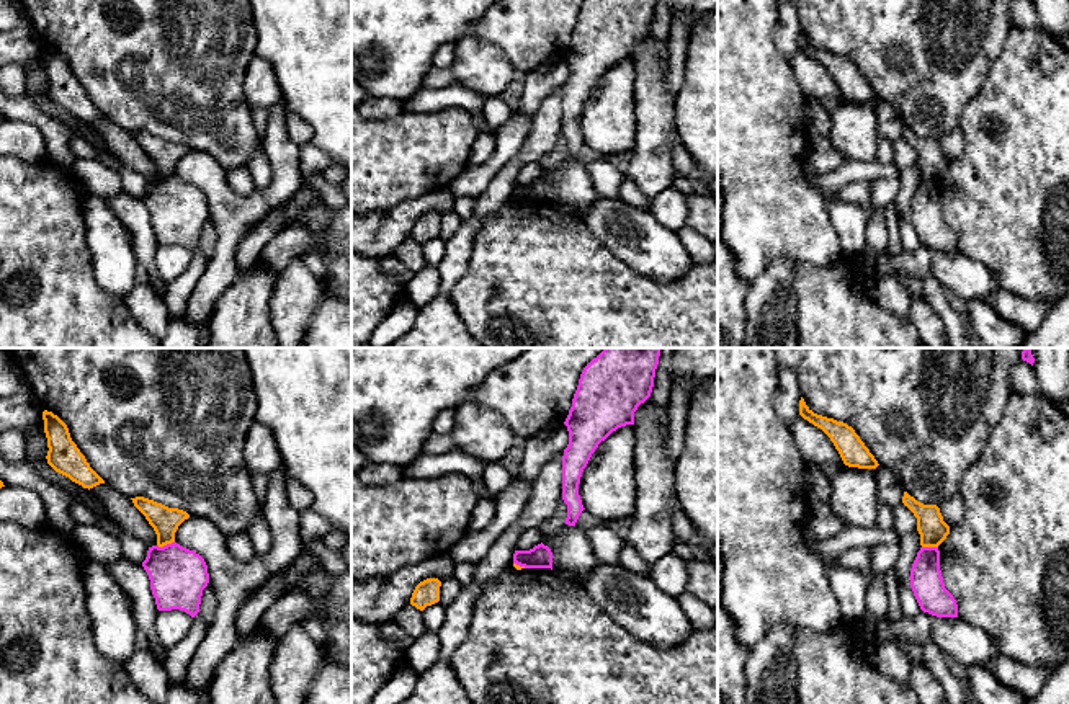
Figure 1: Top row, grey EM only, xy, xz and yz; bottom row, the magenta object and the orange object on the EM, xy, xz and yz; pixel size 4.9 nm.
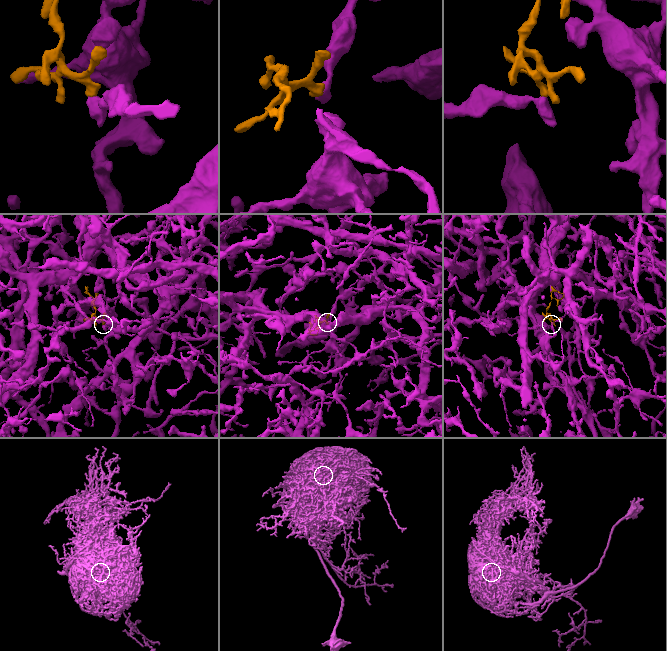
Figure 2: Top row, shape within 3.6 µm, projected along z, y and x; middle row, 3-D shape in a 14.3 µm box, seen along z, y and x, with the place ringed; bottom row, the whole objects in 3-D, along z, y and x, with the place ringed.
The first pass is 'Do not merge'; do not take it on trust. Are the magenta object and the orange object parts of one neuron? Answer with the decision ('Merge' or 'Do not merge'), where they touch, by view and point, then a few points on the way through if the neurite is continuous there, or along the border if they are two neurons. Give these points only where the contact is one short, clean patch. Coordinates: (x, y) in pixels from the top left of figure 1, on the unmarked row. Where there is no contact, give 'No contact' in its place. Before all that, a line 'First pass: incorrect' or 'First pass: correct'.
First pass: correct
Do not merge. Touches magenta at xy (167, 178)

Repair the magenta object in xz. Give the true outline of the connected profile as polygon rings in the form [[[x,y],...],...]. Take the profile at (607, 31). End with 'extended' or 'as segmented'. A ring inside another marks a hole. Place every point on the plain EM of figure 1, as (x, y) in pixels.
[[[585,0],[572,41],[564,56],[569,65],[569,78],[562,90],[562,134],[567,139],[566,158],[575,160],[585,144],[579,129],[584,103],[602,75],[621,60],[634,59],[634,46],[652,26],[657,0]]]; as segmented

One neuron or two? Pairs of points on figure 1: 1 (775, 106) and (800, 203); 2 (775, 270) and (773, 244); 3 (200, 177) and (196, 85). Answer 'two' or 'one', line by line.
1: one
2: two
3: two

